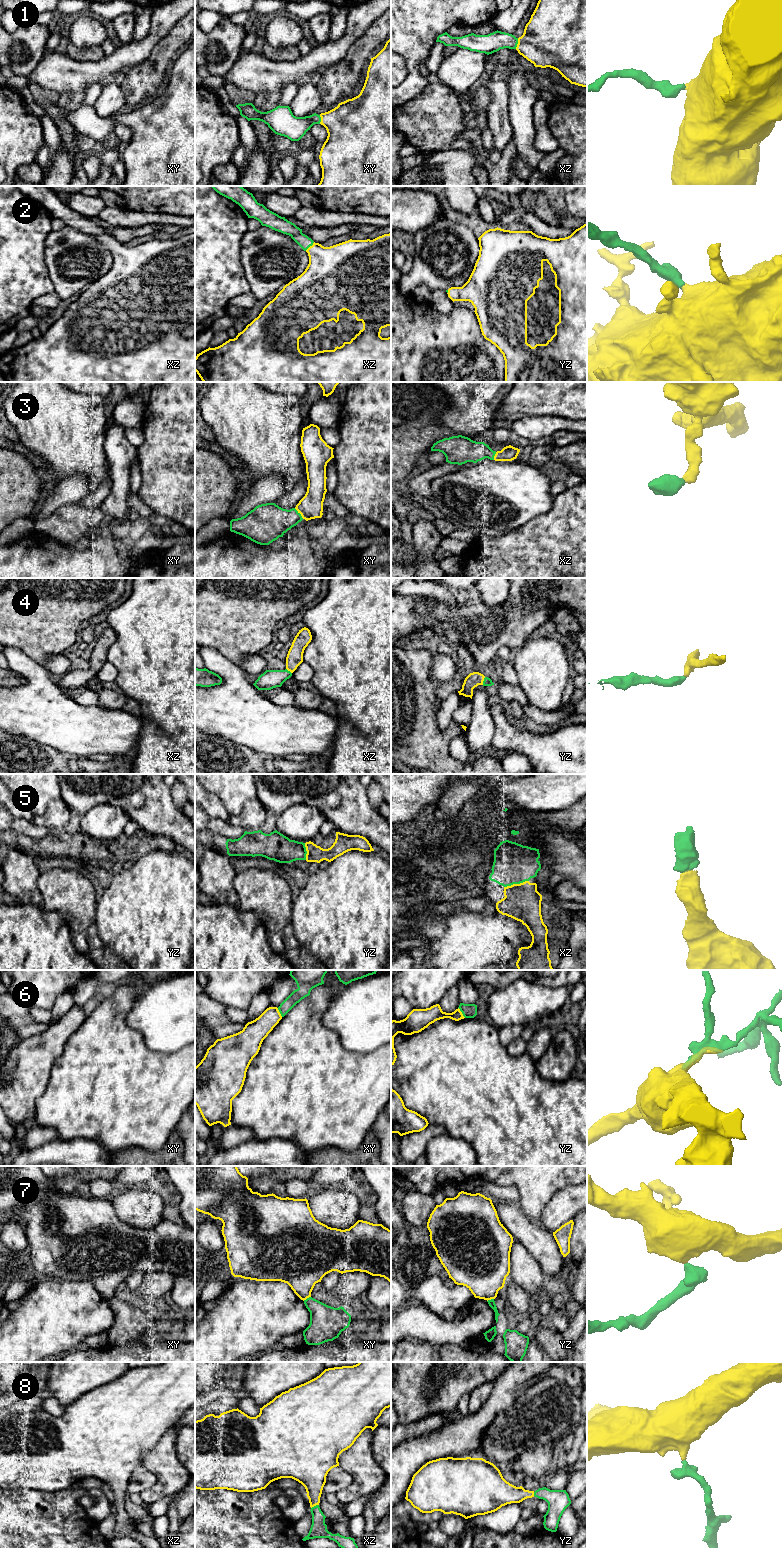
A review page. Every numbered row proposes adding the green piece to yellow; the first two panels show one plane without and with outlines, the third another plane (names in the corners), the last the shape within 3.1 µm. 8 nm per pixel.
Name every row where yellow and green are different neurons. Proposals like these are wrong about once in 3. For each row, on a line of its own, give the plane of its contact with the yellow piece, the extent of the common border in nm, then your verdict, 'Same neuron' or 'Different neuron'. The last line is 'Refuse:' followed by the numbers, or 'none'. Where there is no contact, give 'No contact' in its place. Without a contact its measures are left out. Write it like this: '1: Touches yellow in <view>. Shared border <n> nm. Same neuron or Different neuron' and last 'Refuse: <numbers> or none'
1: Touches yellow in xz. Shared border 90 nm. Same neuron
2: Touches yellow in xz. Shared border 100 nm. Same neuron
3: Touches yellow in xy. Shared border 120 nm. Same neuron
4: Touches yellow in yz. Shared border 70 nm. Same neuron
5: Touches yellow in xz. Shared border 200 nm. Same neuron
6: Touches yellow in yz. Shared border 110 nm. Different neuron
7: Touches yellow in xy. Shared border 70 nm. Different neuron
8: Touches yellow in xz. Shared border 70 nm. Same neuron
Refuse: 6, 7

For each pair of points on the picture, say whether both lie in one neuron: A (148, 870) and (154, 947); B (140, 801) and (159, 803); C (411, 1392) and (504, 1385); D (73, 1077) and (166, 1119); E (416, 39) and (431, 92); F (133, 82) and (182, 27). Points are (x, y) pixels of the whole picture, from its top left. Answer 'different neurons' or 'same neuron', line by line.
A: same neuron
B: same neuron
C: different neurons
D: same neuron
E: different neurons
F: same neuron

